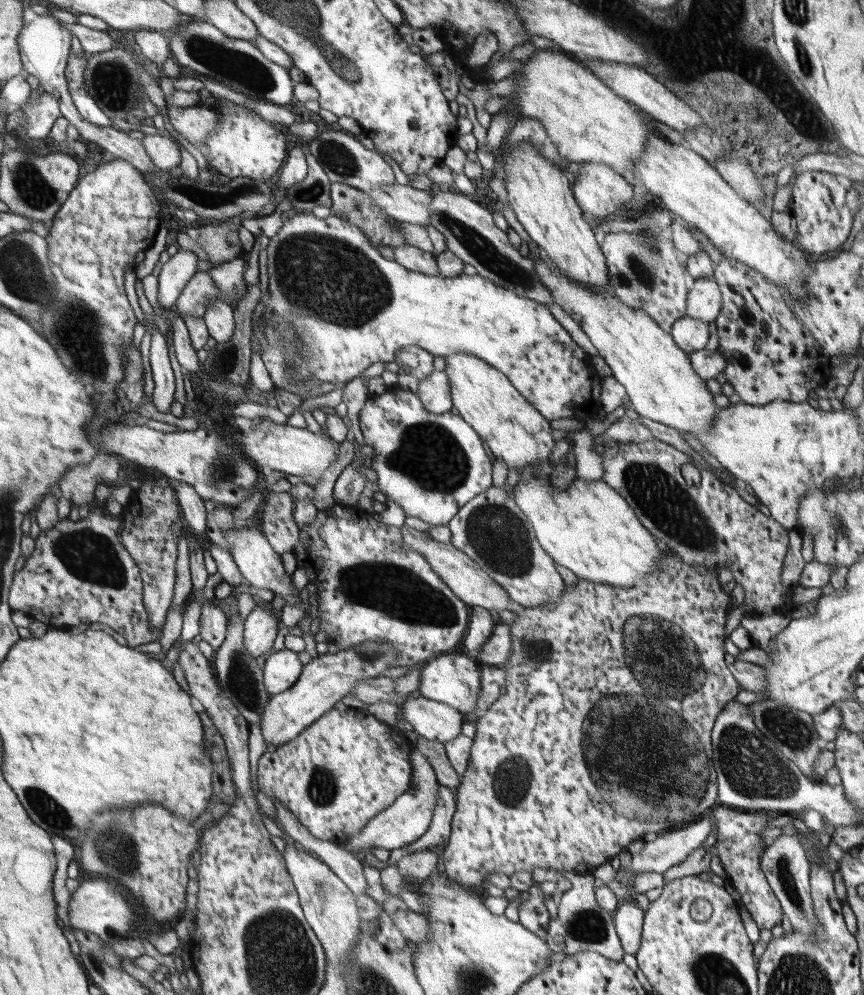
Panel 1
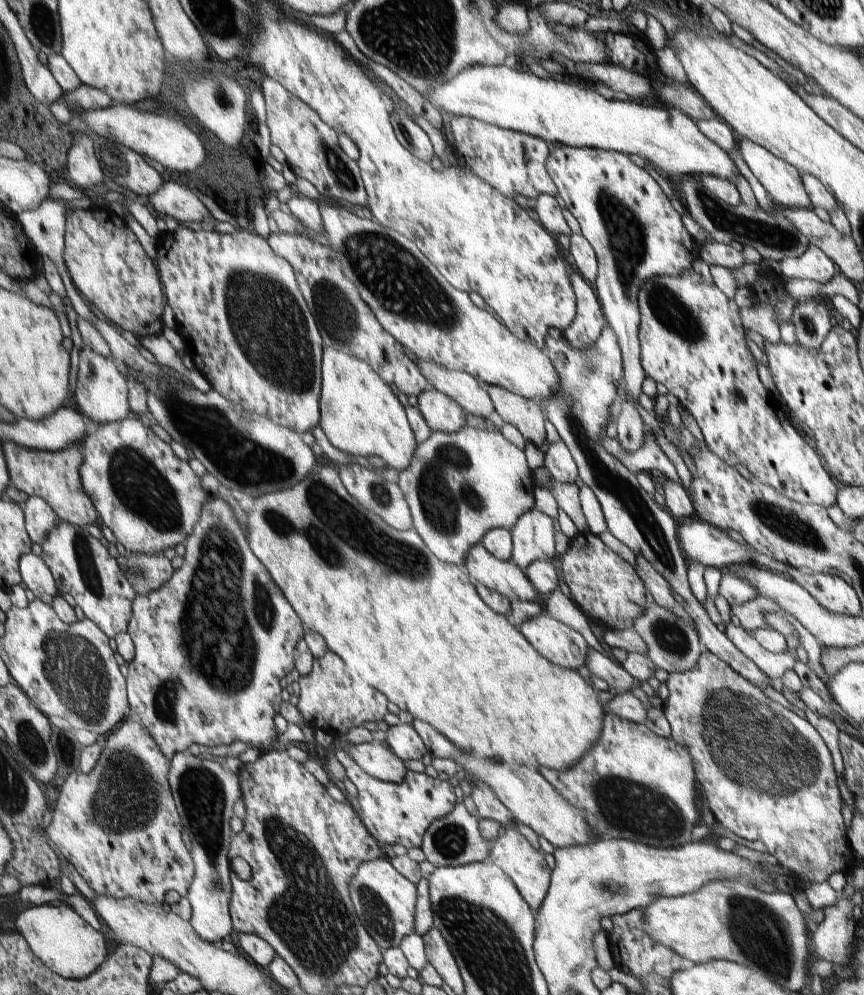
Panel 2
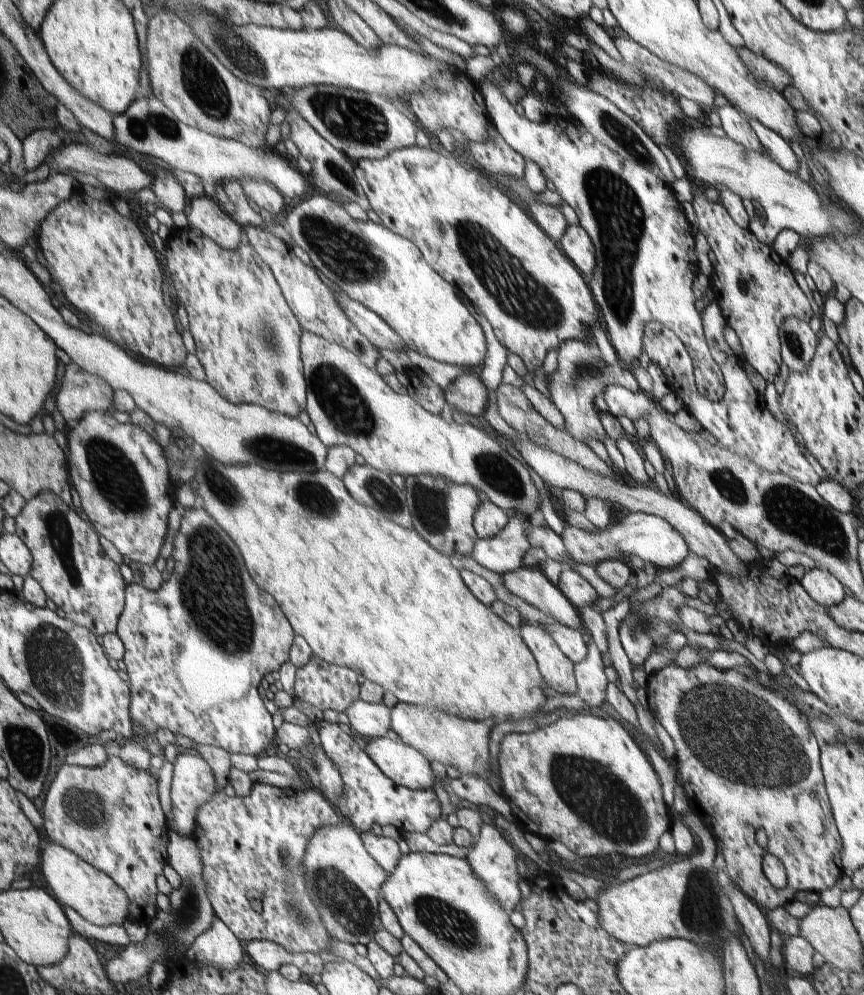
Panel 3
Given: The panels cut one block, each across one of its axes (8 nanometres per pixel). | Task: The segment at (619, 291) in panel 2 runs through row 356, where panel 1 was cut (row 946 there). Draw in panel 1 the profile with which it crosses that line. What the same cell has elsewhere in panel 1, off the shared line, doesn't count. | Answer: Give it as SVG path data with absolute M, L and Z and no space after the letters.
M635 900L619 902L617 910L613 912L613 924L623 952L629 956L635 956L641 946L643 910L637 906Z

